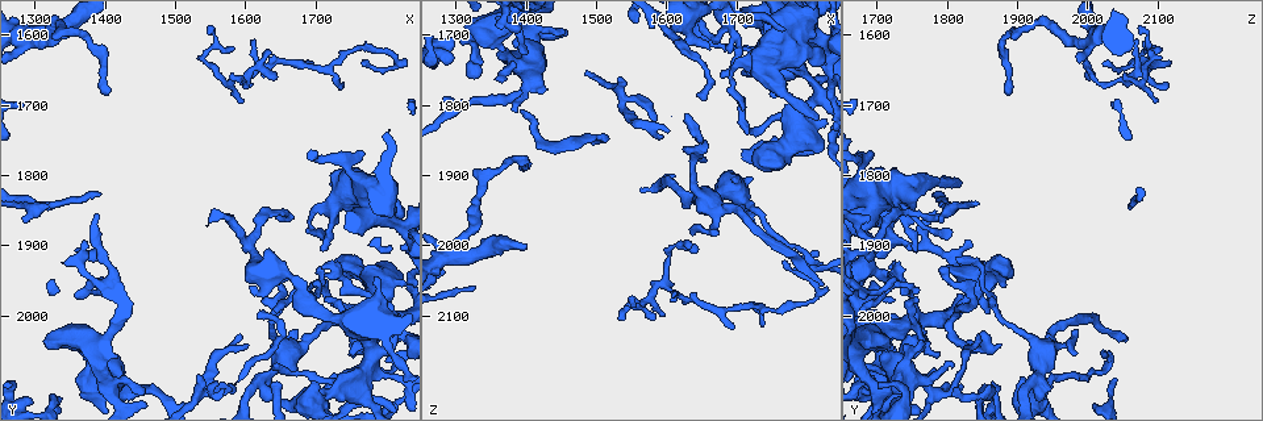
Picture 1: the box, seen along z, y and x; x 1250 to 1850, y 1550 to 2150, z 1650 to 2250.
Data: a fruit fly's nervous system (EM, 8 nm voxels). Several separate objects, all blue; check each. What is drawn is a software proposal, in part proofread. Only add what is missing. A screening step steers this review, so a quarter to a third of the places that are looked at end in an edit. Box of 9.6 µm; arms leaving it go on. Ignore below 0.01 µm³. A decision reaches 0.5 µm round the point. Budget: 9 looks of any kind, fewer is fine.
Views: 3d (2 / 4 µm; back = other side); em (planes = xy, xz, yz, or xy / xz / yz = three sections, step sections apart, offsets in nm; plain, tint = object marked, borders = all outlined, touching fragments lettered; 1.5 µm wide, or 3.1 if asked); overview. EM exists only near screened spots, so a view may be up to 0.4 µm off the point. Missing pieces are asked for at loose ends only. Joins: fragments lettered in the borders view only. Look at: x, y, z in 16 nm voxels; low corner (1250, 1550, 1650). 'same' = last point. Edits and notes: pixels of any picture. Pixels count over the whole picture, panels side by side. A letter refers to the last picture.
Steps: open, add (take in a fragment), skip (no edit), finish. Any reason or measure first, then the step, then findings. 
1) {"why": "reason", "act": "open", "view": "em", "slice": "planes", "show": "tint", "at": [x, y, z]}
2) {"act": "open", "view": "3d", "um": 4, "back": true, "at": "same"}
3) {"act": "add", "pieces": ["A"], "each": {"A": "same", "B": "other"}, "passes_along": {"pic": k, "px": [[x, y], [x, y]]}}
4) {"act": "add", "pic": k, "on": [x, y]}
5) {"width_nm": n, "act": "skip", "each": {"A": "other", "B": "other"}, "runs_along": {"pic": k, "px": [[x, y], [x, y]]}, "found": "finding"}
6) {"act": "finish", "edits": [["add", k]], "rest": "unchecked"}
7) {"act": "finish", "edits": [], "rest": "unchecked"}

{"why": "thin end", "act": "open", "view": "3d", "um": 2, "at": [1605, 1610, 2075]}

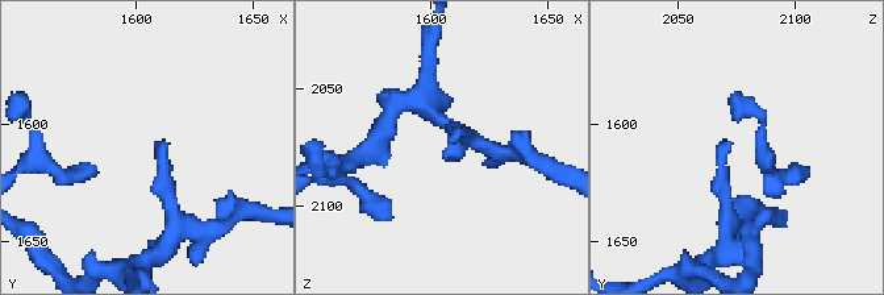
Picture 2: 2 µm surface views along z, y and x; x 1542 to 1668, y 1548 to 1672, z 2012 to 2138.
{"act": "open", "view": "em", "slice": "planes", "show": "borders", "at": [1608, 1608, 2071]}

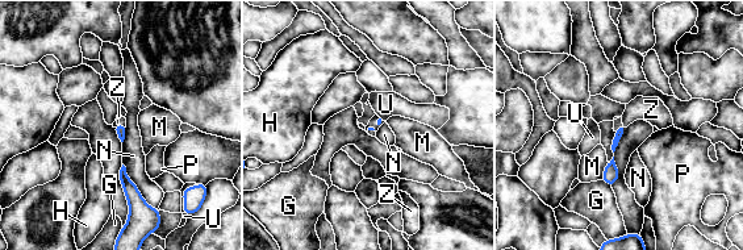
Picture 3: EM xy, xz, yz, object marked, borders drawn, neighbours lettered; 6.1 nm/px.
{"act": "add", "pic": 3, "on": [651, 109], "each": {"G": "other", "H": "other", "M": "other", "N": "other", "P": "other", "U": "other", "Z": "same"}, "passes_along": {"pic": 3, "px": [[620, 132], [625, 125], [651, 109]]}, "found": "the neuron continues"}

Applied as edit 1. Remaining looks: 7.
{"why": "branch stops here", "act": "open", "view": "em", "slice": "xy", "step": 4, "show": "tint", "at": [1760, 1645, 2025]}

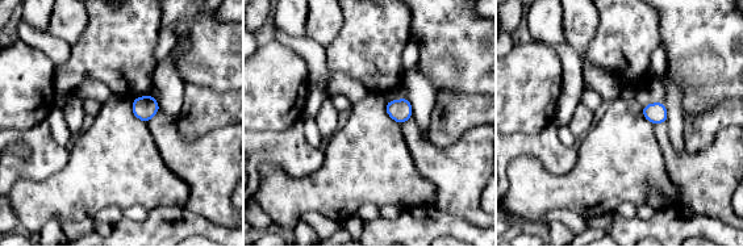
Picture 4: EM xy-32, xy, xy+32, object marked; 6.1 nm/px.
{"act": "open", "view": "em", "slice": "planes", "show": "tint", "at": "same"}

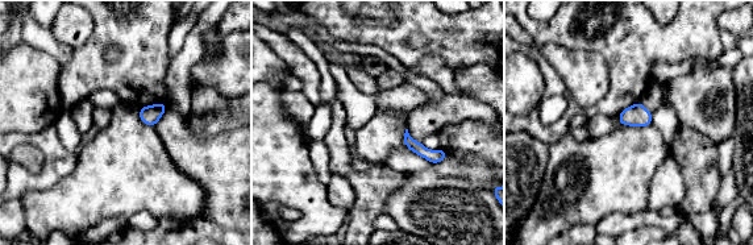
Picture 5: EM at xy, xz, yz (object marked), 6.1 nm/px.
{"why": "what lies round it", "act": "open", "view": "em", "slice": "planes", "show": "borders", "at": "same"}

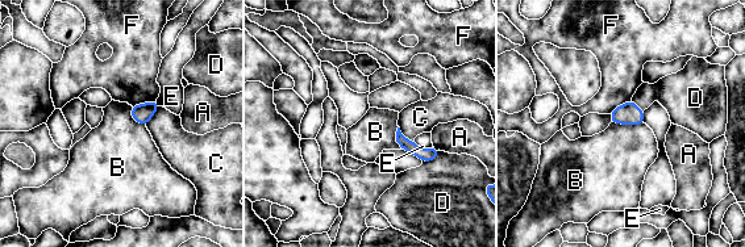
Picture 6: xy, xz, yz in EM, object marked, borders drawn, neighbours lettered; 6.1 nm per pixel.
{"act": "skip", "each": {"A": "other", "B": "other", "C": "other", "D": "other", "E": "other", "F": "other"}, "found": "no lettered fragment goes on from it"}

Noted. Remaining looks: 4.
{"why": "an open end", "act": "open", "view": "3d", "um": 4, "at": [1650, 2125, 1940]}

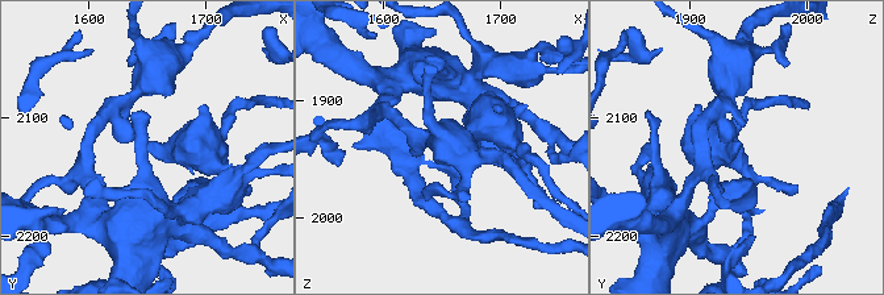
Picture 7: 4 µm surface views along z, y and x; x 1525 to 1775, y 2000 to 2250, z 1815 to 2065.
{"act": "open", "view": "em", "slice": "xy", "step": 8, "show": "tint", "at": [1652, 2120, 1942]}

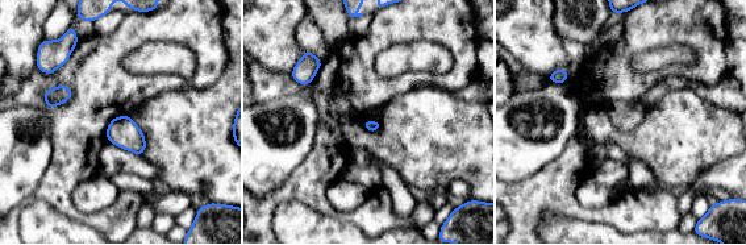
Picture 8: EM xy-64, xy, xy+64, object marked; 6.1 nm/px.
{"act": "open", "view": "em", "slice": "planes", "show": "borders", "at": "same"}

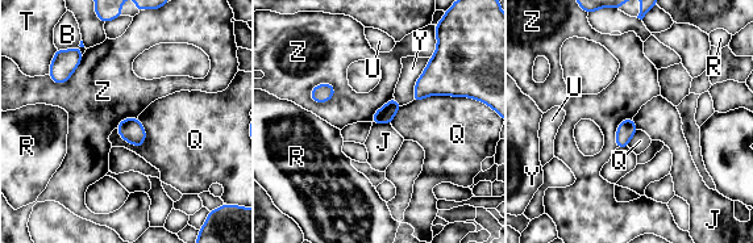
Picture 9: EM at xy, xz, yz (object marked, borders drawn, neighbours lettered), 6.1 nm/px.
{"act": "skip", "each": {"B": "other", "J": "other", "Q": "other", "R": "other", "T": "other", "U": "other", "Y": "other", "Z": "other"}, "border": {"pic": 9, "px": [[373, 122], [390, 124]]}, "found": "no lettered fragment goes on from it"}

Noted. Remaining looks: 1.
{"act": "finish", "edits": [["add", 3]], "rest": "unchecked"}

